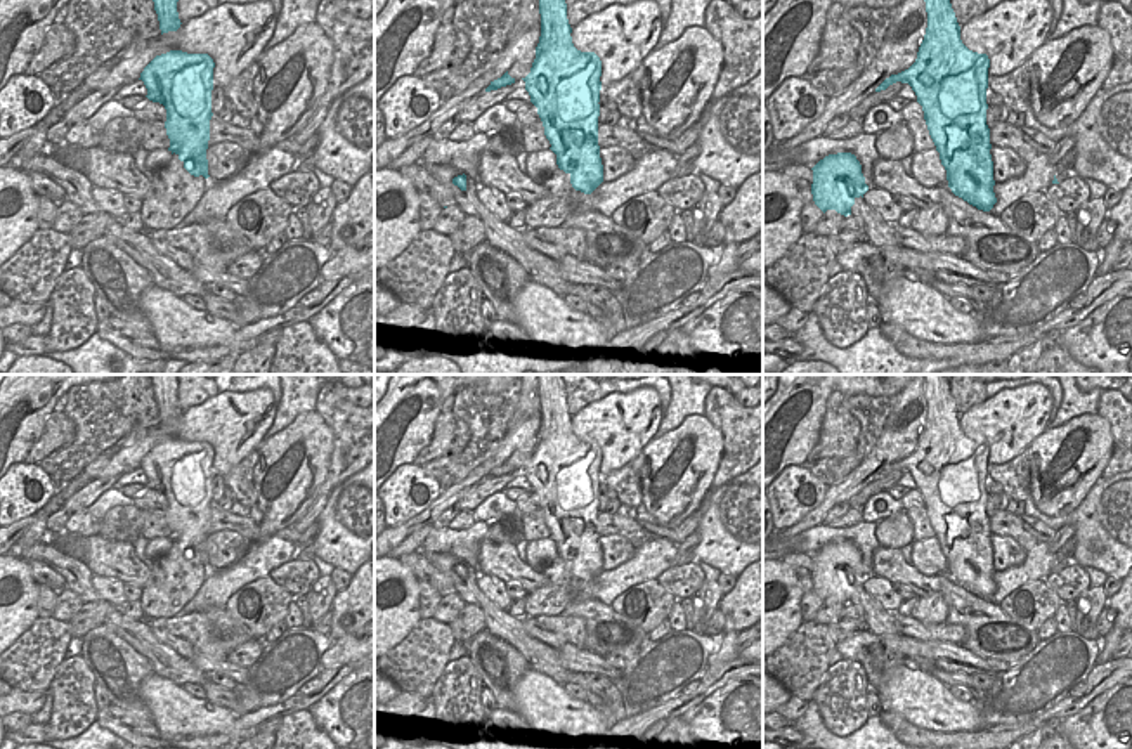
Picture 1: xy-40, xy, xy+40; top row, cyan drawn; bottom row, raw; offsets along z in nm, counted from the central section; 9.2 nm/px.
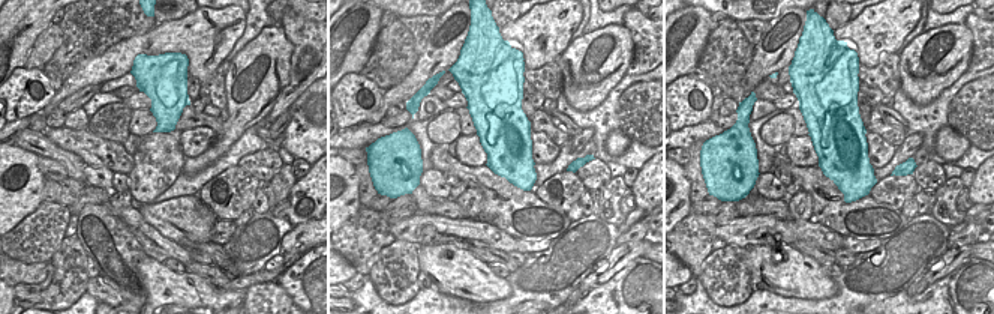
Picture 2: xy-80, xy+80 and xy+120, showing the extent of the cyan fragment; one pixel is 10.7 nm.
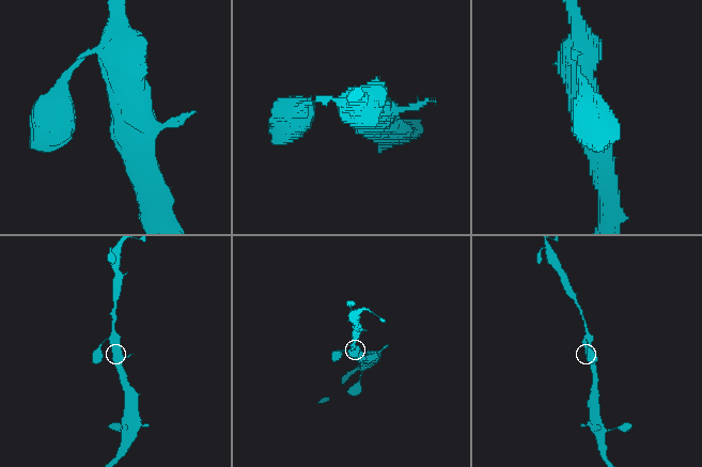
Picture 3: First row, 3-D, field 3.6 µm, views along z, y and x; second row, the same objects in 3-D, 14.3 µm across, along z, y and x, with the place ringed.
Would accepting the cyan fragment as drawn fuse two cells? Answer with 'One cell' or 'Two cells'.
One cell.

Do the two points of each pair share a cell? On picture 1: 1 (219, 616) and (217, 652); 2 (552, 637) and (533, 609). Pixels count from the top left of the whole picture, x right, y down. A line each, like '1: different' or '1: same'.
1: different
2: different

